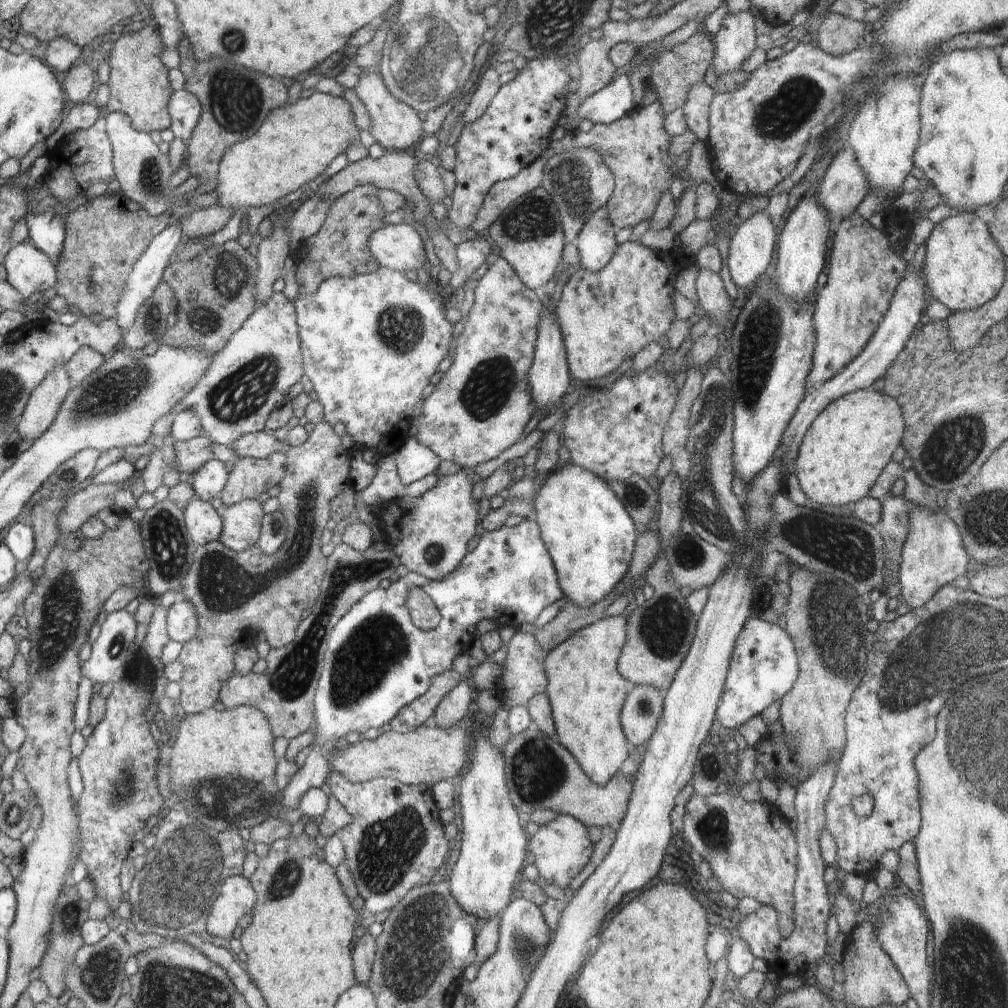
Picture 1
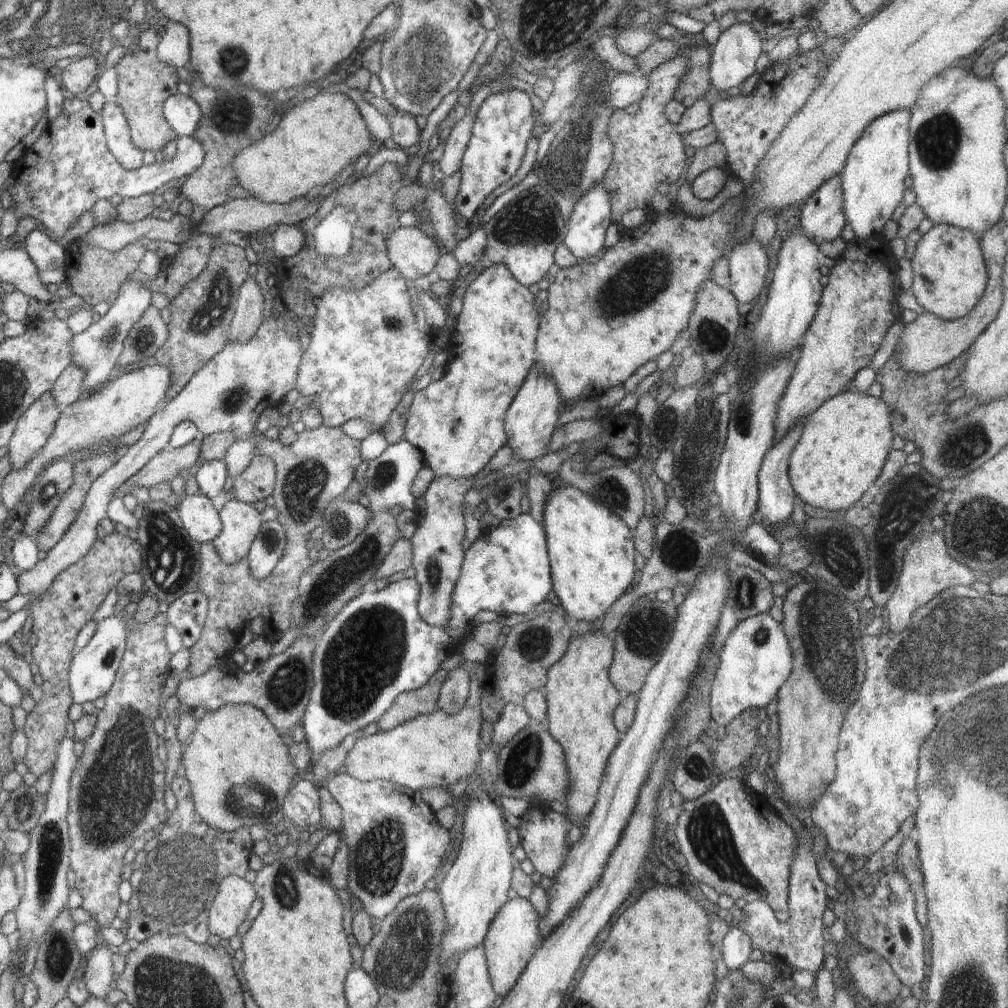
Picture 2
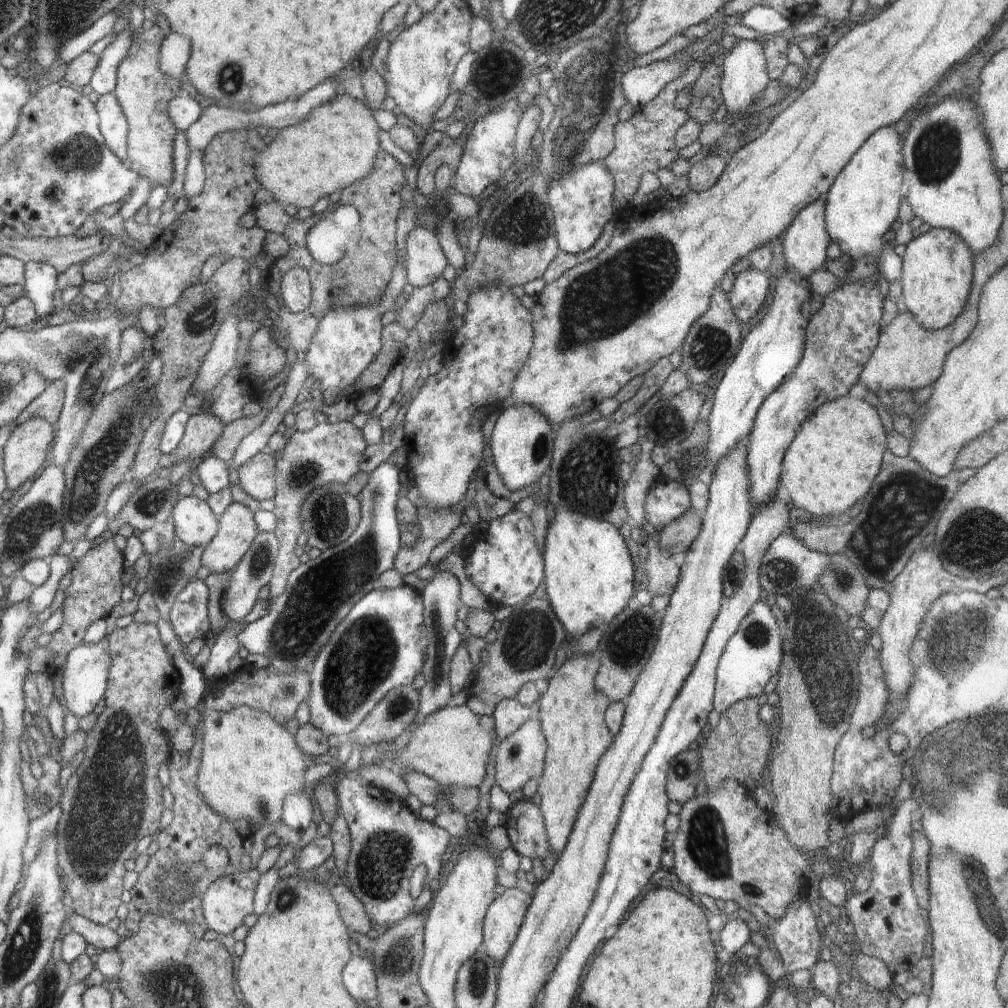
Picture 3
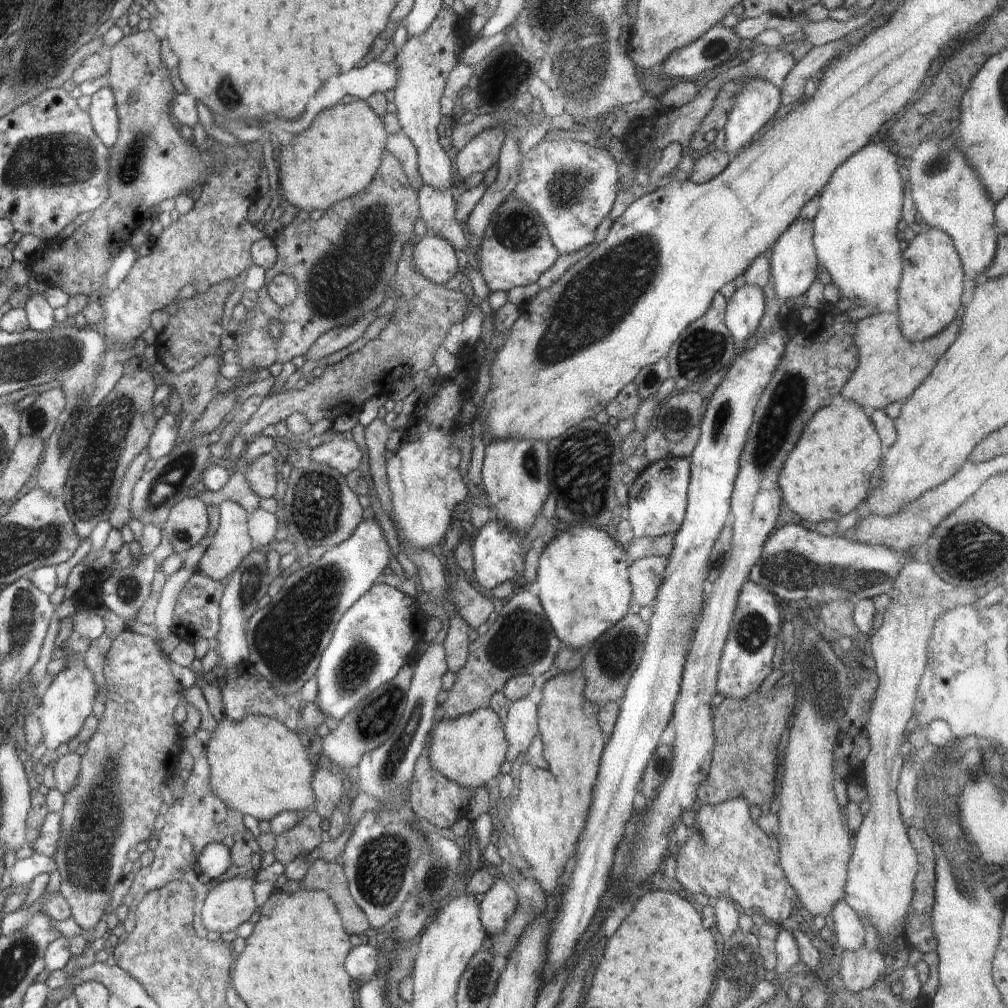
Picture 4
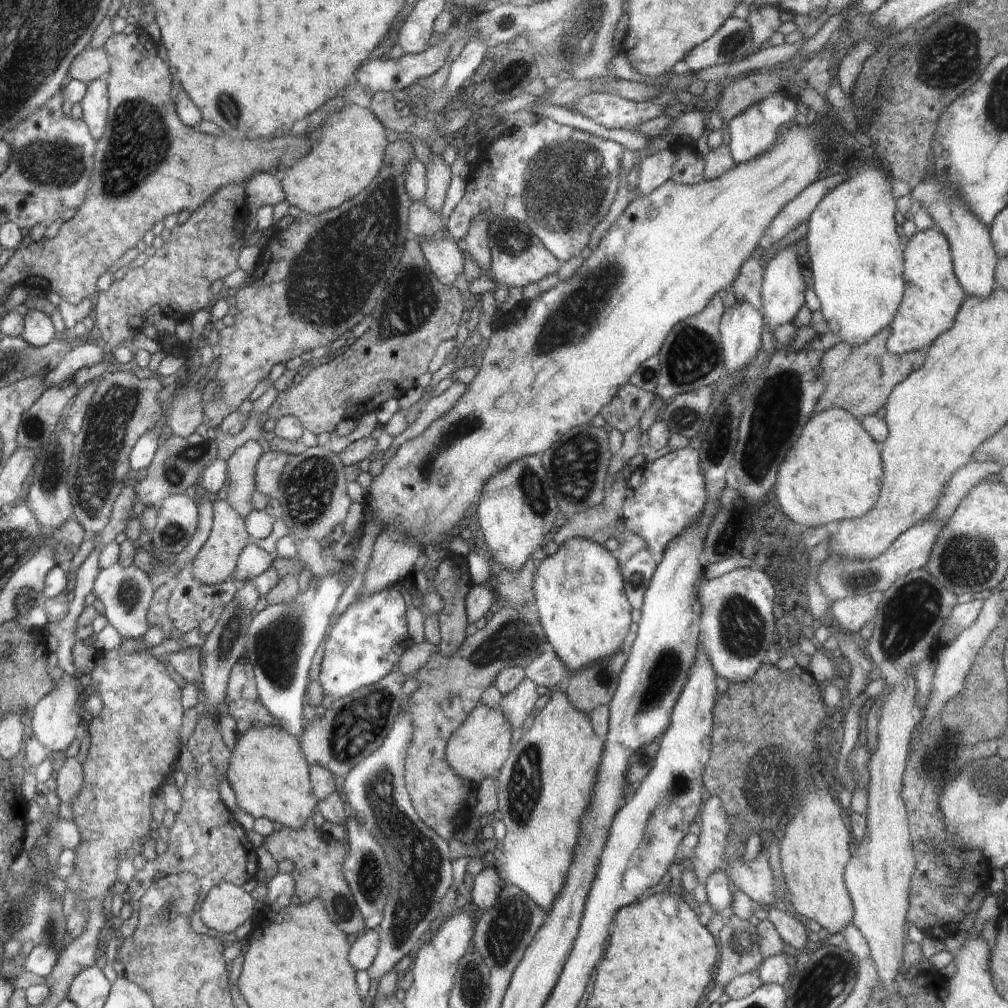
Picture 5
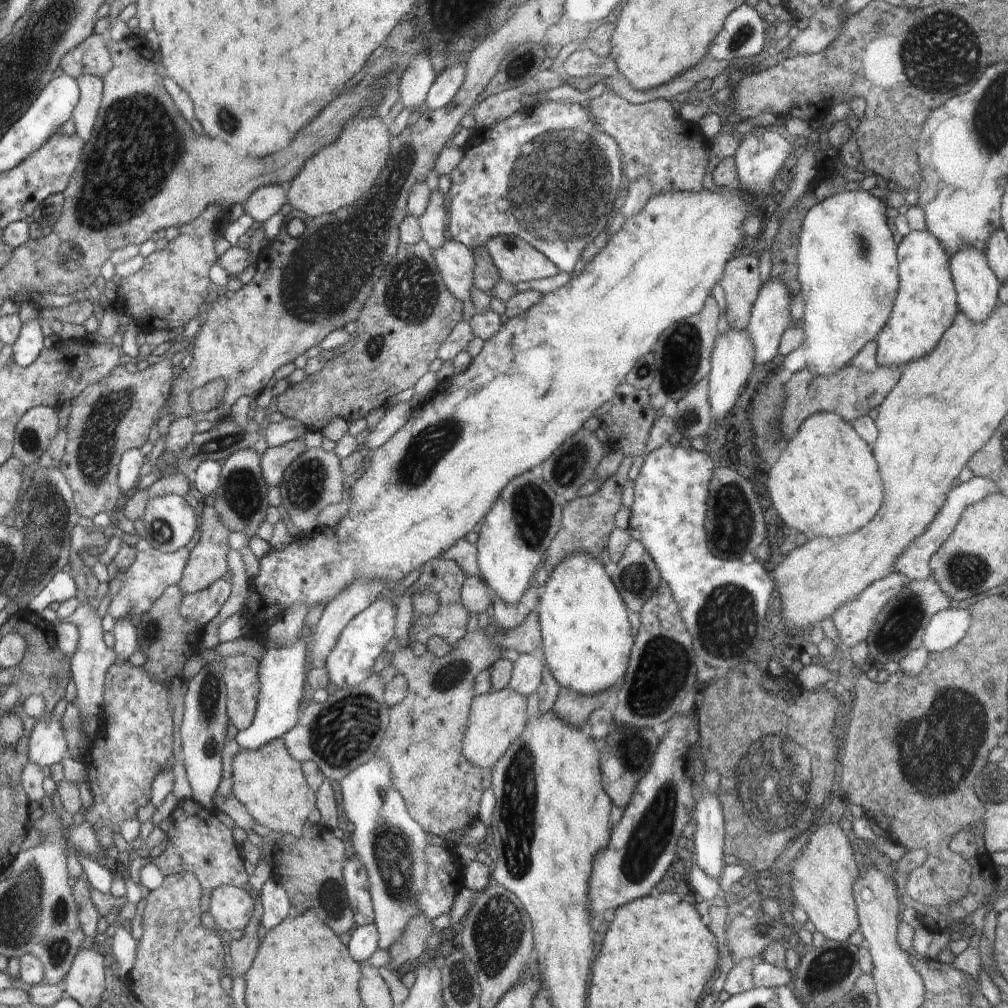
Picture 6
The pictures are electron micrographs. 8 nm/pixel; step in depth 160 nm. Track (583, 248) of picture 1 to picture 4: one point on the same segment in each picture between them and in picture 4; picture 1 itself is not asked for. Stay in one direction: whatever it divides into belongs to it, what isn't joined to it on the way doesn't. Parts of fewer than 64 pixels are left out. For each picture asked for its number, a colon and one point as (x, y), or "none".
2: (586, 226)
3: (582, 198)
4: (572, 186)

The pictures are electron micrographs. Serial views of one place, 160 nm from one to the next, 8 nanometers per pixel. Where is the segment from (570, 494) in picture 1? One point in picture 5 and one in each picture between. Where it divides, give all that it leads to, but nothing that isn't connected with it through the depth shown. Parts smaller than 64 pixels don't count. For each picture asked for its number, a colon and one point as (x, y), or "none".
2: (591, 552)
3: (589, 576)
4: (582, 581)
5: (578, 591)

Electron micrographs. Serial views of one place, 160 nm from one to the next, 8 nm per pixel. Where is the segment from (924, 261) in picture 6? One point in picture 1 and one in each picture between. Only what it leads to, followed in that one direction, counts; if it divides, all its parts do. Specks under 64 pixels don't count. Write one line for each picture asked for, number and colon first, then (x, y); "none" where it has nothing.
1: (964, 267)
2: (949, 275)
3: (937, 275)
4: (932, 281)
5: (933, 296)

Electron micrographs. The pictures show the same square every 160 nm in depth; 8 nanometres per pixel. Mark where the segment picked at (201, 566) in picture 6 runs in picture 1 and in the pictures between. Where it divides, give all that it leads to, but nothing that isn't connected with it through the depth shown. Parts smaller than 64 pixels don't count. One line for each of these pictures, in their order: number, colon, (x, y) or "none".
1: (242, 520)
2: (241, 522)
3: (237, 532)
4: (231, 544)
5: (216, 560)

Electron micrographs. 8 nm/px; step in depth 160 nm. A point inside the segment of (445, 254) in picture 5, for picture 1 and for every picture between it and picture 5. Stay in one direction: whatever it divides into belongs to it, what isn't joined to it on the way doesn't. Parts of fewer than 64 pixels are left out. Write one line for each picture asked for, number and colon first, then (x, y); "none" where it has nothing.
1: (399, 247)
2: (412, 252)
3: (424, 259)
4: (434, 257)

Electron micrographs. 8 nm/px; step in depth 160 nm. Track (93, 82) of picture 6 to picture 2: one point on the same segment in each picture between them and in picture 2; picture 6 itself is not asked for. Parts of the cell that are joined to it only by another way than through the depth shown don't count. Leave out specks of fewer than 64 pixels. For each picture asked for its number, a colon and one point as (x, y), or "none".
2: (115, 124)
3: (112, 121)
4: (103, 111)
5: (95, 103)

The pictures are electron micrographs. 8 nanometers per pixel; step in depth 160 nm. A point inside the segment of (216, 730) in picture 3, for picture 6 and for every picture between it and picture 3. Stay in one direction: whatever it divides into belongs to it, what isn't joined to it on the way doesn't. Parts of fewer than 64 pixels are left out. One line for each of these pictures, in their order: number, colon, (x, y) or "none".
4: (258, 767)
5: (267, 771)
6: (267, 780)

